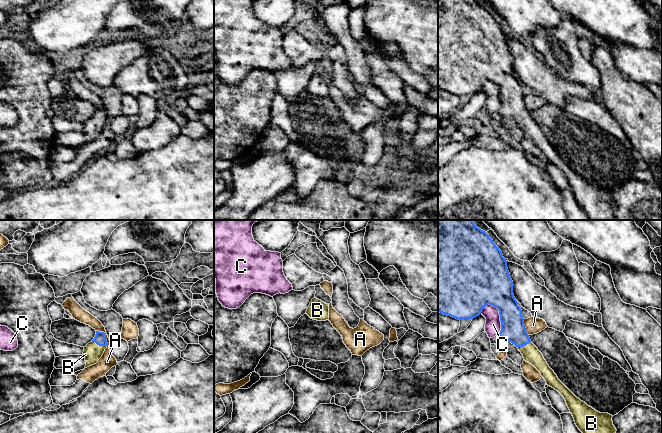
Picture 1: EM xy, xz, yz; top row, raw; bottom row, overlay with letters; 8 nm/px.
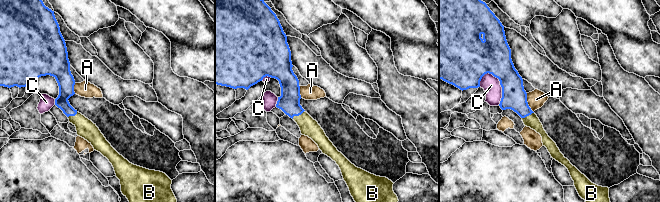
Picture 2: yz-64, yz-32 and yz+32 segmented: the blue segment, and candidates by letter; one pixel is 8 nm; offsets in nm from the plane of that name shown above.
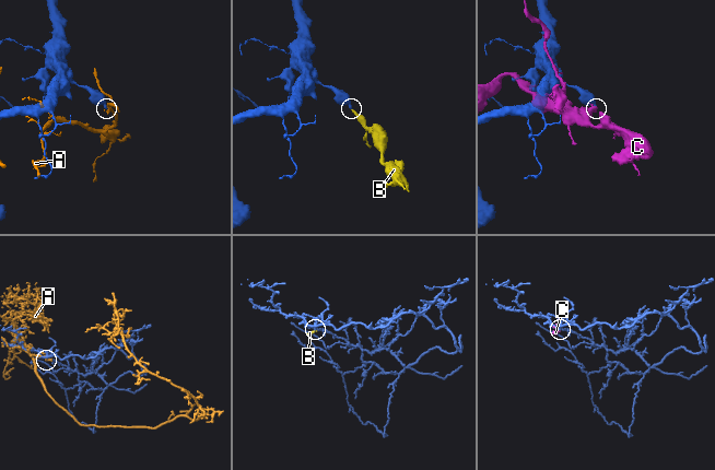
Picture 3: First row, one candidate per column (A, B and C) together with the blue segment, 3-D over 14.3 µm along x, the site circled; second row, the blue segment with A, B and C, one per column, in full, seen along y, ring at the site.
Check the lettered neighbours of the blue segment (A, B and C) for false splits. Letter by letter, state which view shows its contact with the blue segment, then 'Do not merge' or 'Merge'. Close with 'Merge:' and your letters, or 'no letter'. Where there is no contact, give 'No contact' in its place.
A: Touches blue in xy. Do not merge
B: Touches blue in xy. Merge
C: Touches blue in yz. Do not merge
Merge: B

